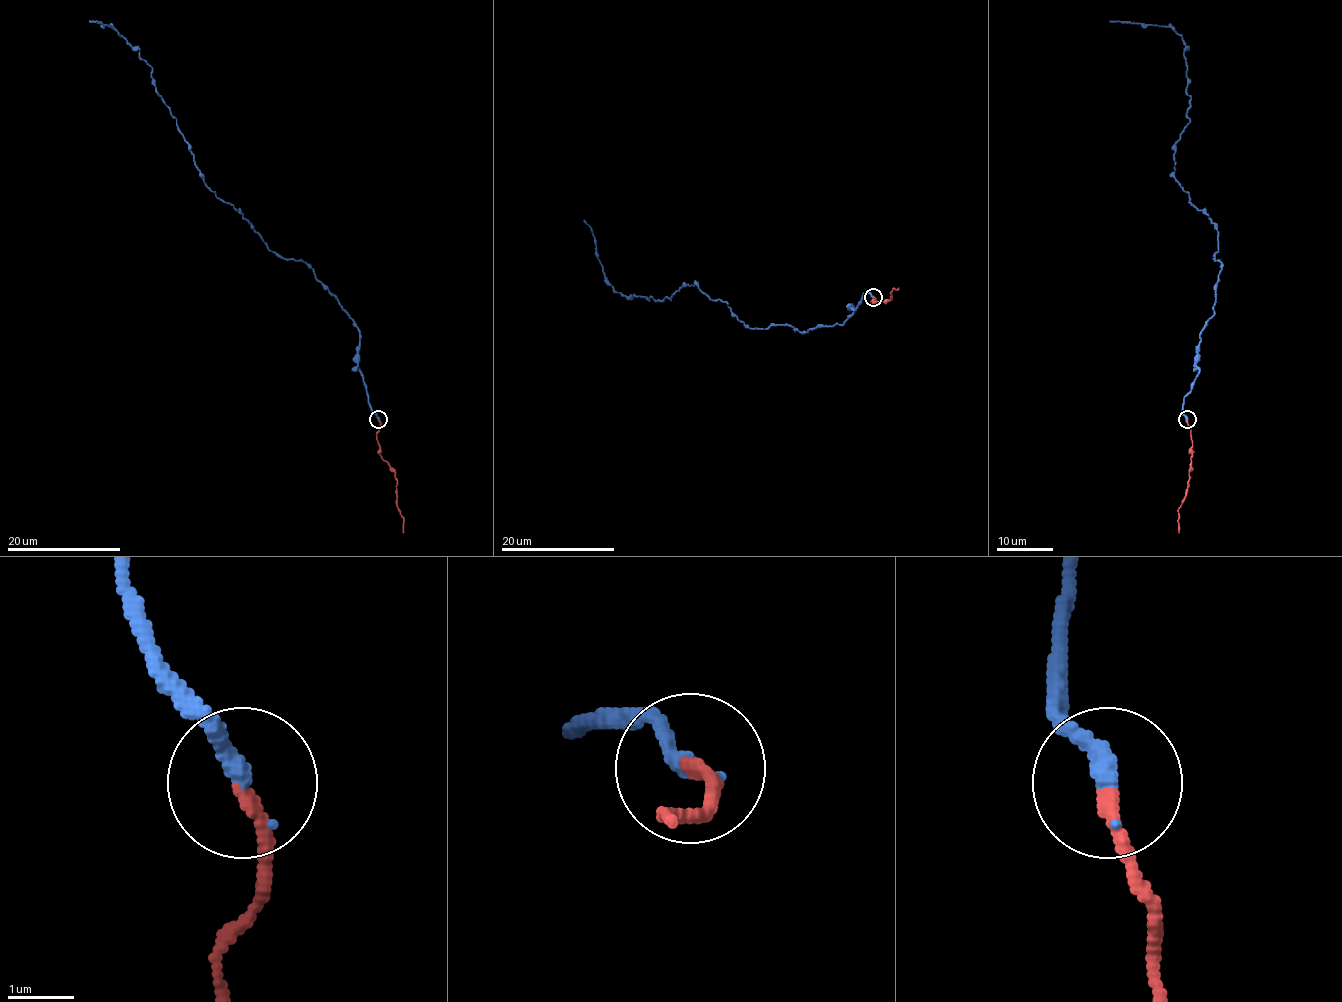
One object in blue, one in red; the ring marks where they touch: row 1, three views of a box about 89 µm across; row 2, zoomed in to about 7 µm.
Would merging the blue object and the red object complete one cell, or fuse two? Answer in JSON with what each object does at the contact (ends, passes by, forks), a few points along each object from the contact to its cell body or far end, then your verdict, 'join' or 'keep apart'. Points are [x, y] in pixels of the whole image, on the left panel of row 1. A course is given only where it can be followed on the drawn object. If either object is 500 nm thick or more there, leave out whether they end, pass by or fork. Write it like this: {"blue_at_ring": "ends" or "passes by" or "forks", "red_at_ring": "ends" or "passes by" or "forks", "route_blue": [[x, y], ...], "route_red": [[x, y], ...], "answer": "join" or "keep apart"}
{"blue_at_ring": "ends", "red_at_ring": "ends", "route_blue": [[379, 419], [359, 370], [359, 329], [306, 264], [278, 257], [216, 196], [152, 68], [112, 27], [89, 20]], "route_red": [[379, 419], [380, 429], [376, 434], [380, 456], [397, 481], [396, 502], [403, 532]], "answer": "join"}

